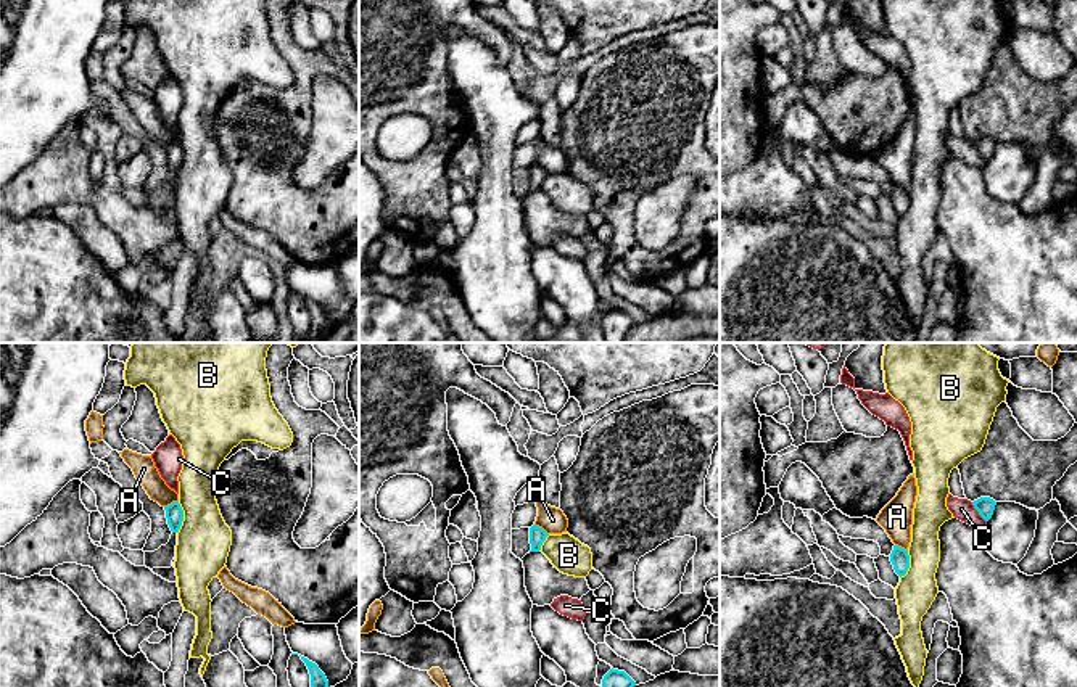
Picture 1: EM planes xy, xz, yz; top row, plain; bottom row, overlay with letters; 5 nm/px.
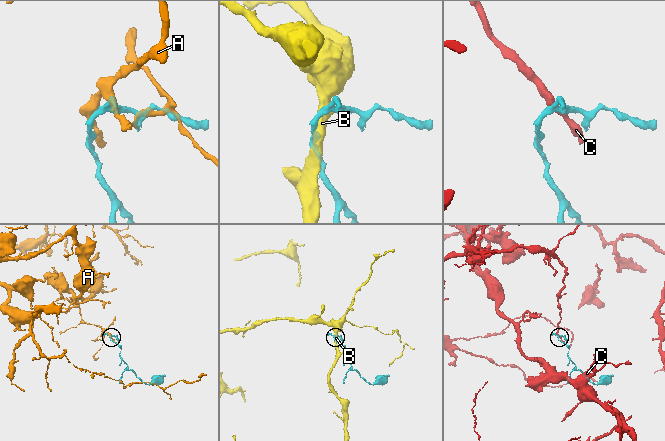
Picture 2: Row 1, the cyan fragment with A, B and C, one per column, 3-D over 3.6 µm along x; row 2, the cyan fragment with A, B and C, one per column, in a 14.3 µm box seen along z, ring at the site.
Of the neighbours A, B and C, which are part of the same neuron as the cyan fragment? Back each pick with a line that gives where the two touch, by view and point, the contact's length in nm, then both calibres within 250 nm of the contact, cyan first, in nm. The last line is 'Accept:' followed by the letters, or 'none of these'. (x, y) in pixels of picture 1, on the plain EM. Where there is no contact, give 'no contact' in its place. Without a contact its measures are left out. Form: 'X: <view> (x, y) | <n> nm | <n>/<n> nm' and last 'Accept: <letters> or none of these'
Accept: none of these

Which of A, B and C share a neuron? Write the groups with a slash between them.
A / B / C

